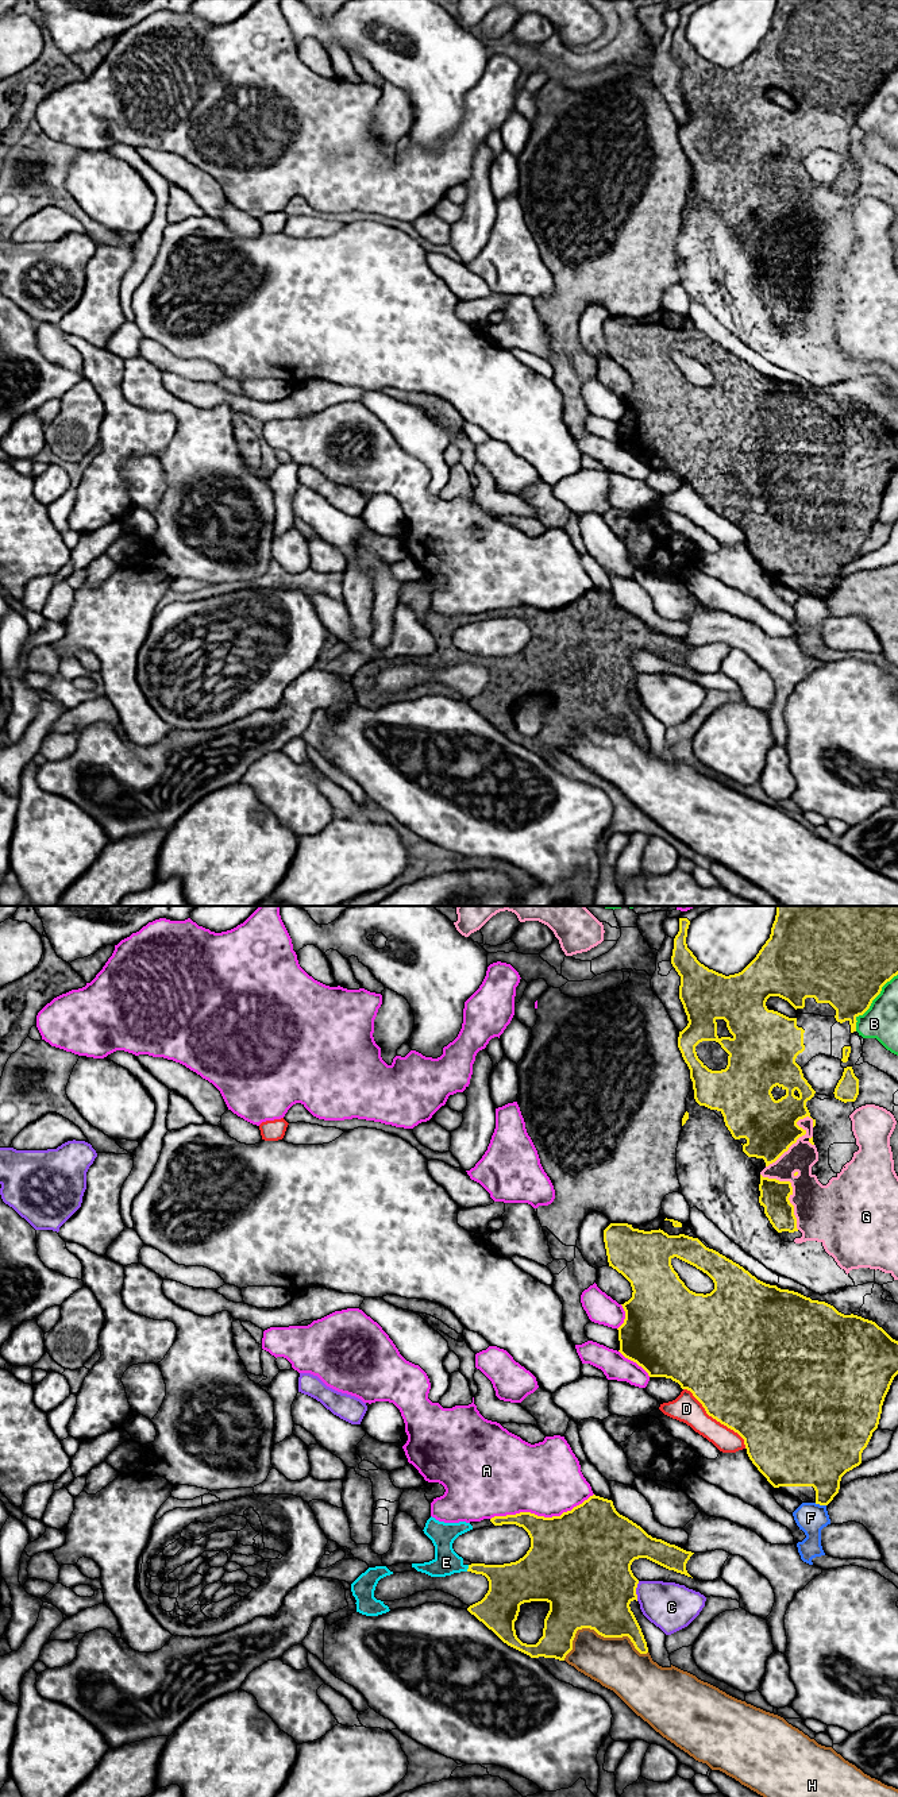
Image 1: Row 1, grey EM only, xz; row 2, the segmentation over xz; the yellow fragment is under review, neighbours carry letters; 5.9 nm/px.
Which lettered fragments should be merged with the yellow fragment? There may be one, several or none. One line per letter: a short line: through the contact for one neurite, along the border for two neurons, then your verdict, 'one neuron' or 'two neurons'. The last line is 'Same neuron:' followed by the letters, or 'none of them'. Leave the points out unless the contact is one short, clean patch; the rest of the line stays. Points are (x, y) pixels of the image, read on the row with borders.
A: two neurons
B: two neurons
C: two neurons
D: two neurons
E: one neuron
F: two neurons
G: two neurons
H: two neurons
Same neuron: E

